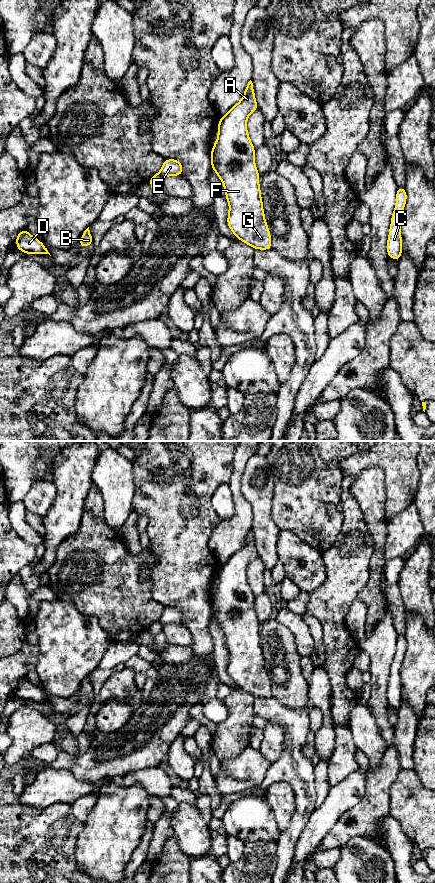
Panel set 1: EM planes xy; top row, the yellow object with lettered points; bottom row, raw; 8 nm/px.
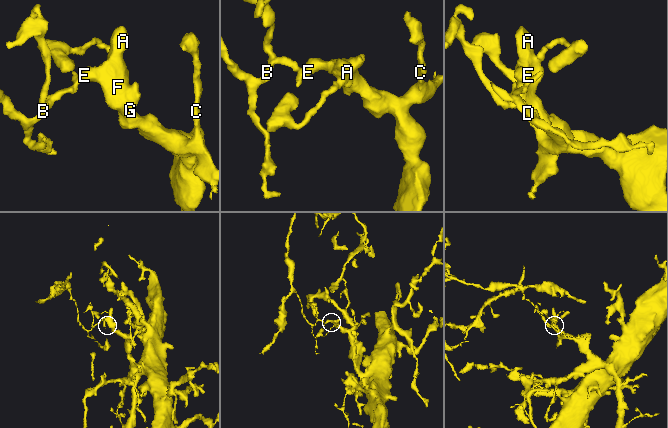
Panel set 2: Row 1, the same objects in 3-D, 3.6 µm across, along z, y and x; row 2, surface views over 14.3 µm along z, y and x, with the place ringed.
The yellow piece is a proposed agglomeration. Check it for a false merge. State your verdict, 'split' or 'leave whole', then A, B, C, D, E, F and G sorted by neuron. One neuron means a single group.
split; groups A C E F G / B D

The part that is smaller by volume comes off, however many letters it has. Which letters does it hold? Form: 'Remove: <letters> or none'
Remove: B, D

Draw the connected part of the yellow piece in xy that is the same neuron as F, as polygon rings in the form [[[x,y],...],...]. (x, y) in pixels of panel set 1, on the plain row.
[[[250,528],[241,548],[218,570],[217,588],[211,597],[211,616],[225,636],[230,678],[254,698],[271,698],[271,682],[255,612],[255,595],[247,580],[248,564],[257,557]]]

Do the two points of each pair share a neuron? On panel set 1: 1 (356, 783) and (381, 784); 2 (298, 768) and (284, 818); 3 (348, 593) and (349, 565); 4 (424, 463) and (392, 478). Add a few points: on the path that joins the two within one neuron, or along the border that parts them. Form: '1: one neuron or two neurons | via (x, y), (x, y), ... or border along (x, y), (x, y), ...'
1: two neurons | border along (366, 772), (365, 792), (355, 804)
2: two neurons | border along (275, 781), (285, 781), (291, 786), (294, 811)
3: one neuron | via (348, 586), (348, 572)
4: two neurons | border along (419, 451), (417, 455), (419, 481), (415, 489)

